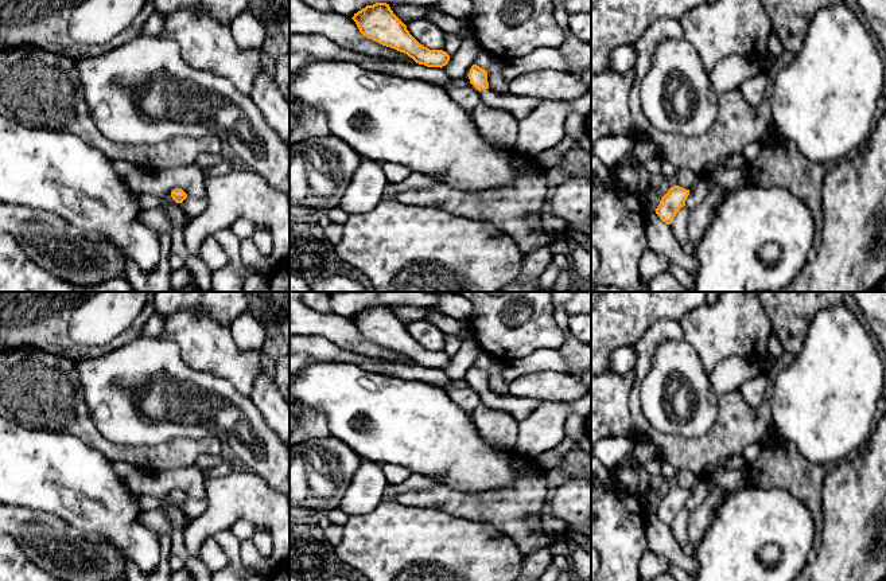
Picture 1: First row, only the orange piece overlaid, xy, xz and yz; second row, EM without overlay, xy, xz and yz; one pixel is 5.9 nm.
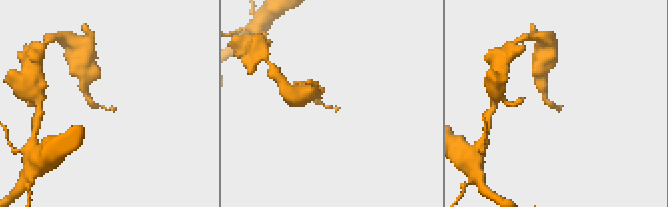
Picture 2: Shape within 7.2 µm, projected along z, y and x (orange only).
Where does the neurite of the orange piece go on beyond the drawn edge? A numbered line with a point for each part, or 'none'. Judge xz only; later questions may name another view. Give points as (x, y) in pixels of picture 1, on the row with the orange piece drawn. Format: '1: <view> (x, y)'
1: xz (520, 108)

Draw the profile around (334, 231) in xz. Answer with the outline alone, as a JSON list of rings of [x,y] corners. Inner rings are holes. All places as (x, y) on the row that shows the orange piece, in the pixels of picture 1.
[[[330,223],[327,227],[323,229],[326,238],[335,246],[341,242],[345,227],[341,223]]]

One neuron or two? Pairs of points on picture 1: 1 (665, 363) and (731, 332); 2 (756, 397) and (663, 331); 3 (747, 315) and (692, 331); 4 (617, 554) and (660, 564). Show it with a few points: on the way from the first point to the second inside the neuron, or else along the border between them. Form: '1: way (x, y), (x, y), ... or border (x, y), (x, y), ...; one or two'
1: border (682, 339), (696, 354), (702, 369), (708, 375); two
2: border (738, 390), (756, 408); two
3: way (734, 326), (722, 331), (706, 331); one
4: border (646, 548), (637, 566); two

